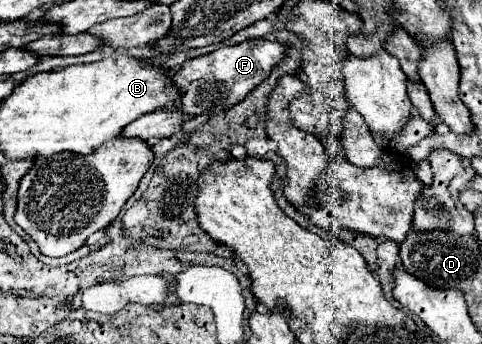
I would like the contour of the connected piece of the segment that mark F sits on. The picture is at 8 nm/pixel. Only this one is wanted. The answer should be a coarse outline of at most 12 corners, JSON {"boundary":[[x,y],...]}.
{"boundary":[[258,37],[188,59],[172,77],[188,115],[236,105],[284,59]]}

